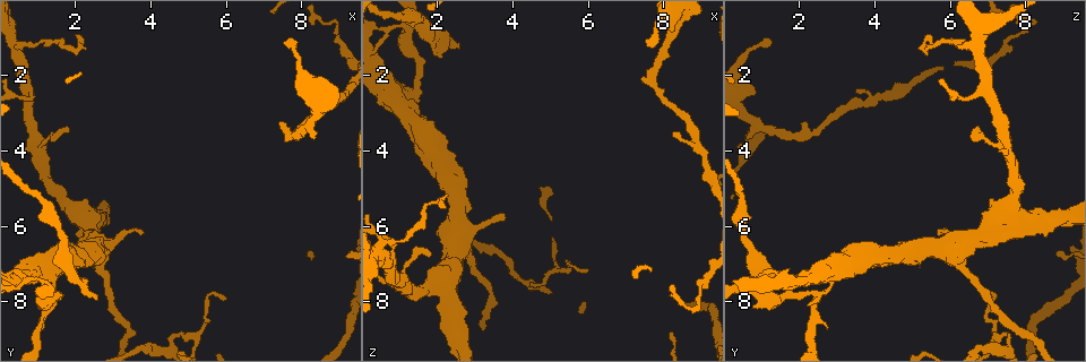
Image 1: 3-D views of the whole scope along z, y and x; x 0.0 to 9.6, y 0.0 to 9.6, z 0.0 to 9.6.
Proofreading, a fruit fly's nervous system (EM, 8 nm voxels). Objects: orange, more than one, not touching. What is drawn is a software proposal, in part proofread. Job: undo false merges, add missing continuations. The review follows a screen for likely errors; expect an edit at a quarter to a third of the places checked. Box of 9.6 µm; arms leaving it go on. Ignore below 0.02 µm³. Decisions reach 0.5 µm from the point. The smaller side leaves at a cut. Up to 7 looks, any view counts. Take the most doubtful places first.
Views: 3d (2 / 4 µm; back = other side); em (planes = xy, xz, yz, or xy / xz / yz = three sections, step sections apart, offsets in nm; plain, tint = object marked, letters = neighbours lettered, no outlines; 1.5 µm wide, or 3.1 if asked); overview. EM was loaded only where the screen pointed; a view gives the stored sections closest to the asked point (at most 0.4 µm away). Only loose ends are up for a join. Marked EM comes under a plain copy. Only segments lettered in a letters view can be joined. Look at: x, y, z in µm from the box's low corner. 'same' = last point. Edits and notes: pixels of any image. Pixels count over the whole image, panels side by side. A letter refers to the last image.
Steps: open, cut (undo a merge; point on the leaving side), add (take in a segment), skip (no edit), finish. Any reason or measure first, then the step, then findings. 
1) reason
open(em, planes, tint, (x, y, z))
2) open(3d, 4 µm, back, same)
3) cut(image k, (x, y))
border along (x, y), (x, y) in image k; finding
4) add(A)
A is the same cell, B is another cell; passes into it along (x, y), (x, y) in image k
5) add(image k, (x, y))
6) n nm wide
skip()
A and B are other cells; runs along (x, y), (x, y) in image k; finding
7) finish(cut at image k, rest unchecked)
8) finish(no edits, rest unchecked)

thin end
open(em, xy, step 4, tint, (3.85, 6.25, 5.75))

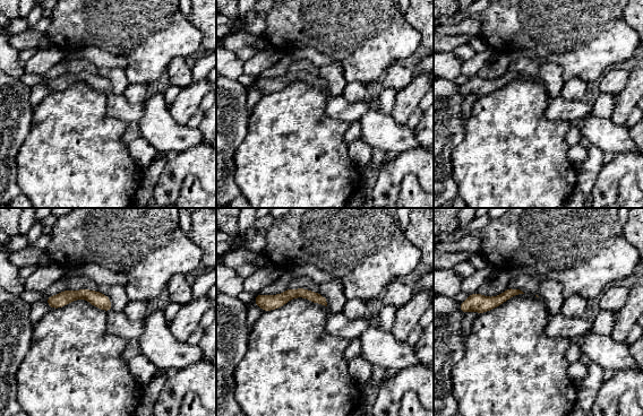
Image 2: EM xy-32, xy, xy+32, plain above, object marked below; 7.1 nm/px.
open(em, xy, step 4, letters, same)

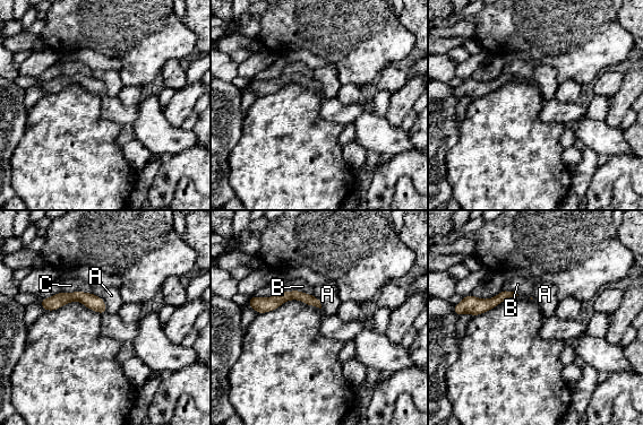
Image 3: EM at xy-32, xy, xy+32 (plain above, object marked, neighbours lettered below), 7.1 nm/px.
skip()
A, B and C are other cells; runs along (46, 304), (84, 297), (103, 310) in image 3; none of them fits

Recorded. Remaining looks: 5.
three-way junction
open(em, yz, step 8, letters, (1.45, 7.75, 2.50))

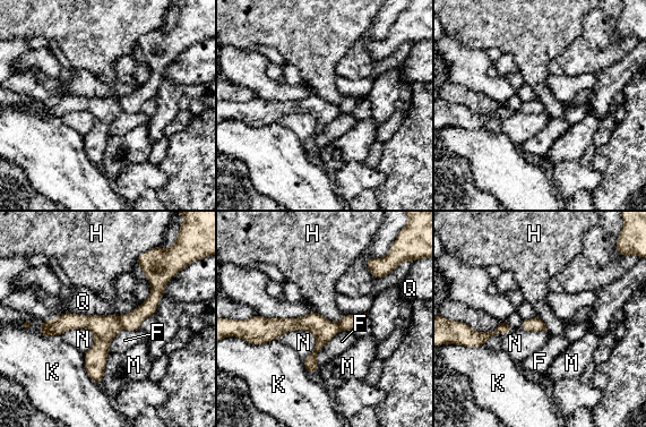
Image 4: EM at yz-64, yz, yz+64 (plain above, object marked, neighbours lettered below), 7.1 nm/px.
open(em, planes, letters, same)

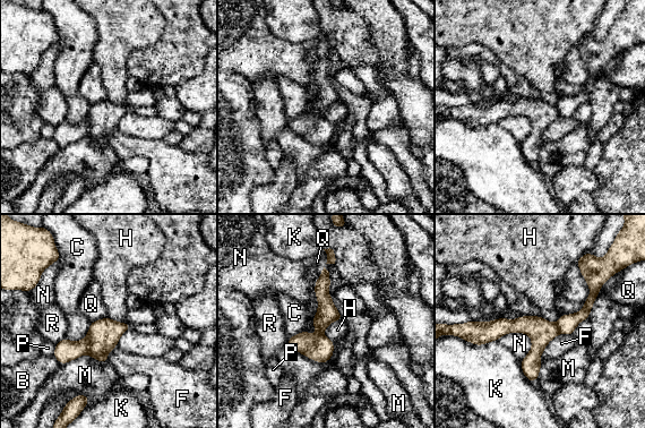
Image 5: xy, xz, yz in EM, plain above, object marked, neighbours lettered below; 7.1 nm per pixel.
cut(image 5, (103, 335))
B, C, F, H, K, M, N, P, Q and R are other cells; two neurons meet here

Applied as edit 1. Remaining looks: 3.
branch stops here
open(3d, 2 µm, (7.45, 1.15, 1.10))

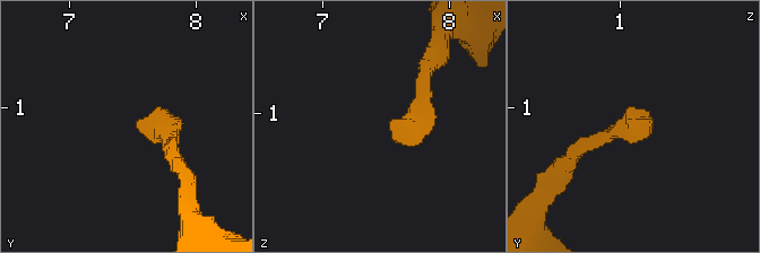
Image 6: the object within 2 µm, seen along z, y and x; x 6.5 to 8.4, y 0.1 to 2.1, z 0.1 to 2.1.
open(em, planes, tint, (7.52, 1.14, 1.08))

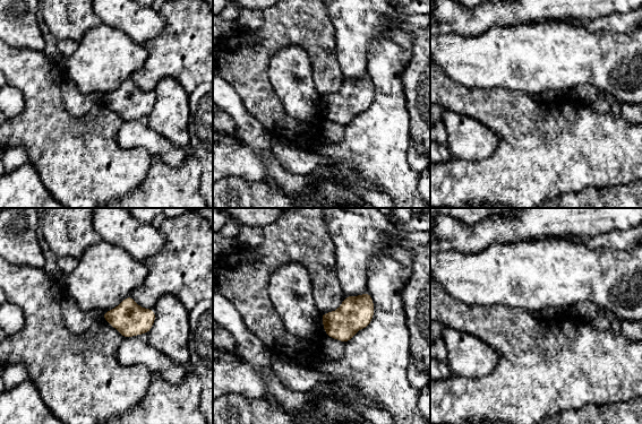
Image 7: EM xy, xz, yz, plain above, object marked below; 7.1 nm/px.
open(em, planes, letters, same)

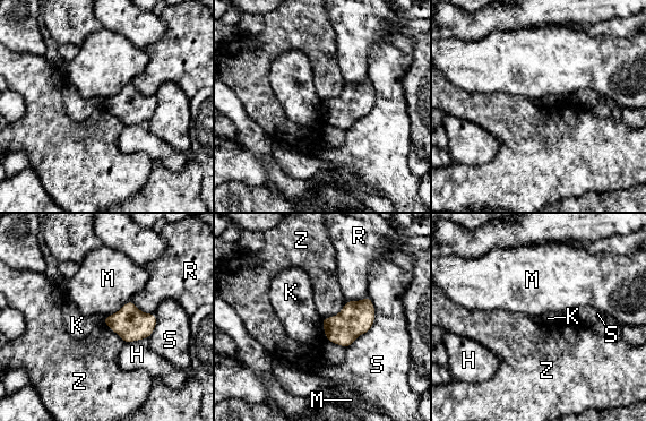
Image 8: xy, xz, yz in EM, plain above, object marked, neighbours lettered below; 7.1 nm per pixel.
220 nm wide
skip()
H, K, M, R, S and Z are other cells; border along (103, 317), (104, 323) in image 8; none of them fits

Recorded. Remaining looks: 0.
finish(cut at image 5, rest unchecked)

